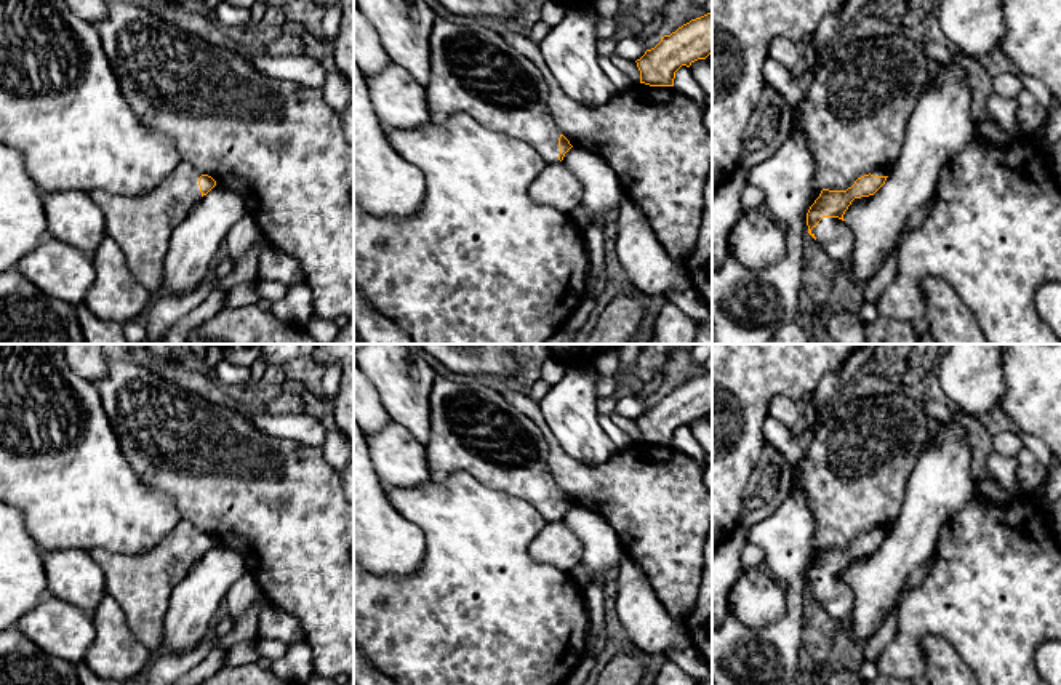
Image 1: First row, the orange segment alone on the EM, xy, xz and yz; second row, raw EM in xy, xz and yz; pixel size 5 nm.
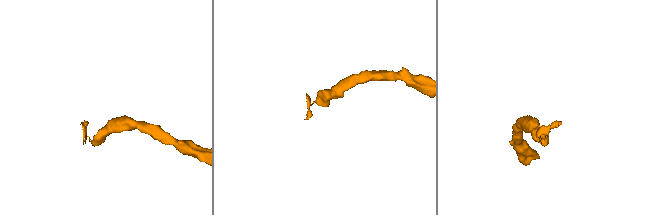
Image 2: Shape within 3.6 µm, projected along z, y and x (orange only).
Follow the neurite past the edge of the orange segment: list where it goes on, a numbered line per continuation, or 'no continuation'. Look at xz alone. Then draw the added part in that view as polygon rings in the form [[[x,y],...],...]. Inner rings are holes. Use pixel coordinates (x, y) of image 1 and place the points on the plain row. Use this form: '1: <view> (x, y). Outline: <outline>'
1: xz (474, 429). Outline: [[[437,376],[430,392],[430,437],[424,445],[432,480],[469,472],[480,483],[528,501],[547,522],[560,520],[560,490],[549,467],[547,442],[538,424],[482,381],[466,384]]]

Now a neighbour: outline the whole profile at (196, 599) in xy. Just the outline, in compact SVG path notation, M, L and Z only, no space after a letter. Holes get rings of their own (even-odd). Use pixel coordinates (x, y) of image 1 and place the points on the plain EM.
M216 543L203 554L171 592L163 619L163 640L158 650L149 651L149 666L162 656L192 650L206 639L211 618L224 602L229 589L246 573L243 555L227 546Z

